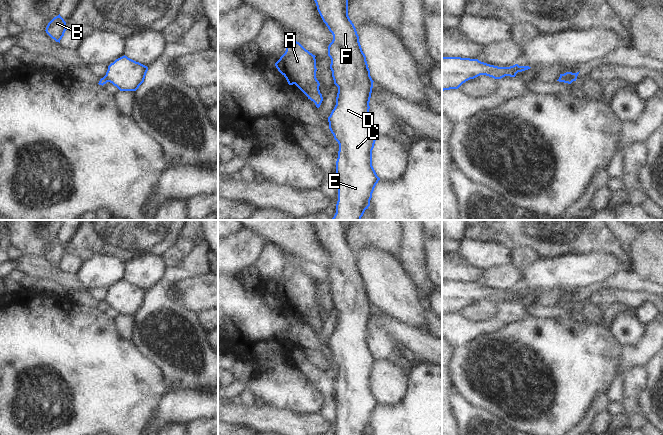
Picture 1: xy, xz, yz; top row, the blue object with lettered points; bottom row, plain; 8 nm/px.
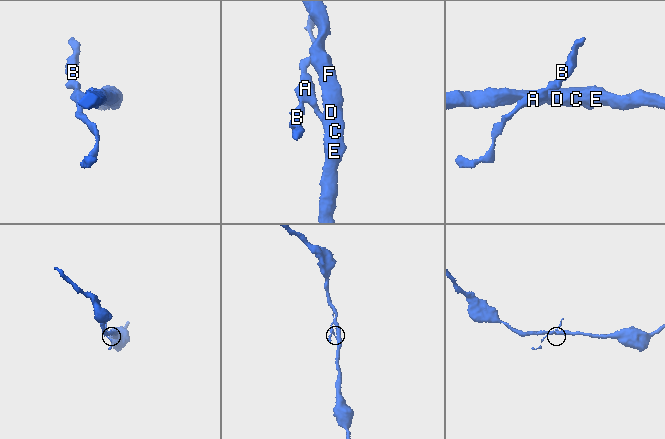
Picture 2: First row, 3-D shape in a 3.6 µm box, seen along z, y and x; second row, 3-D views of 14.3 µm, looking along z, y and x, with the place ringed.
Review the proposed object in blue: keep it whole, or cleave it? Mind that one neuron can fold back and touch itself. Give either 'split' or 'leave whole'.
split

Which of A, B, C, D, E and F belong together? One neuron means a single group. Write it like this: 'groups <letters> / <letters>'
groups A B / C D E F

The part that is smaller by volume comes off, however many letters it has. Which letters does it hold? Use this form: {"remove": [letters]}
{"remove": ["A", "B"]}

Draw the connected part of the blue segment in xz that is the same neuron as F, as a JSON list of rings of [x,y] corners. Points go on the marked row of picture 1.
[[[348,0],[314,1],[323,22],[333,35],[328,46],[328,56],[331,59],[330,69],[334,84],[338,87],[336,105],[329,121],[329,129],[339,144],[336,161],[338,201],[332,220],[361,220],[380,180],[372,166],[372,150],[377,136],[368,118],[374,81],[370,76],[356,28],[348,16]]]

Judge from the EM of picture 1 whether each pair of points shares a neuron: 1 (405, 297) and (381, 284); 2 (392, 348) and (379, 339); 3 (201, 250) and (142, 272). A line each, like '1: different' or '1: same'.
1: same
2: same
3: different

